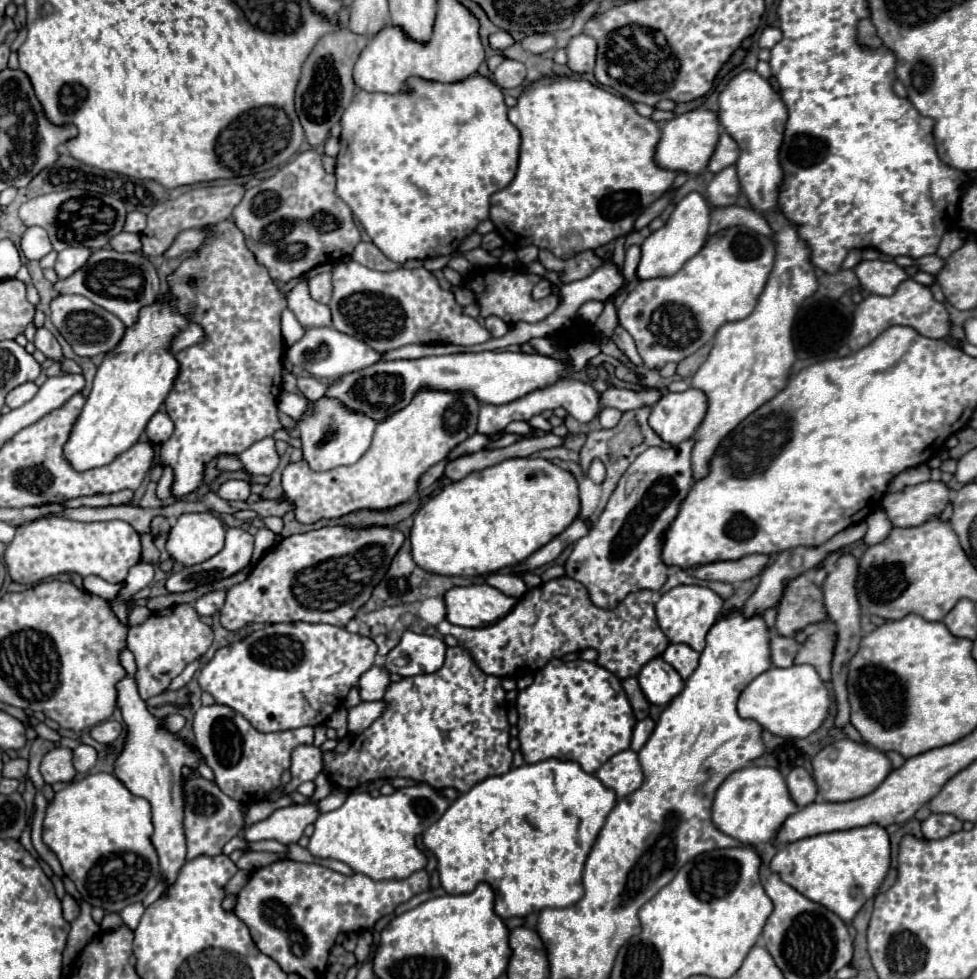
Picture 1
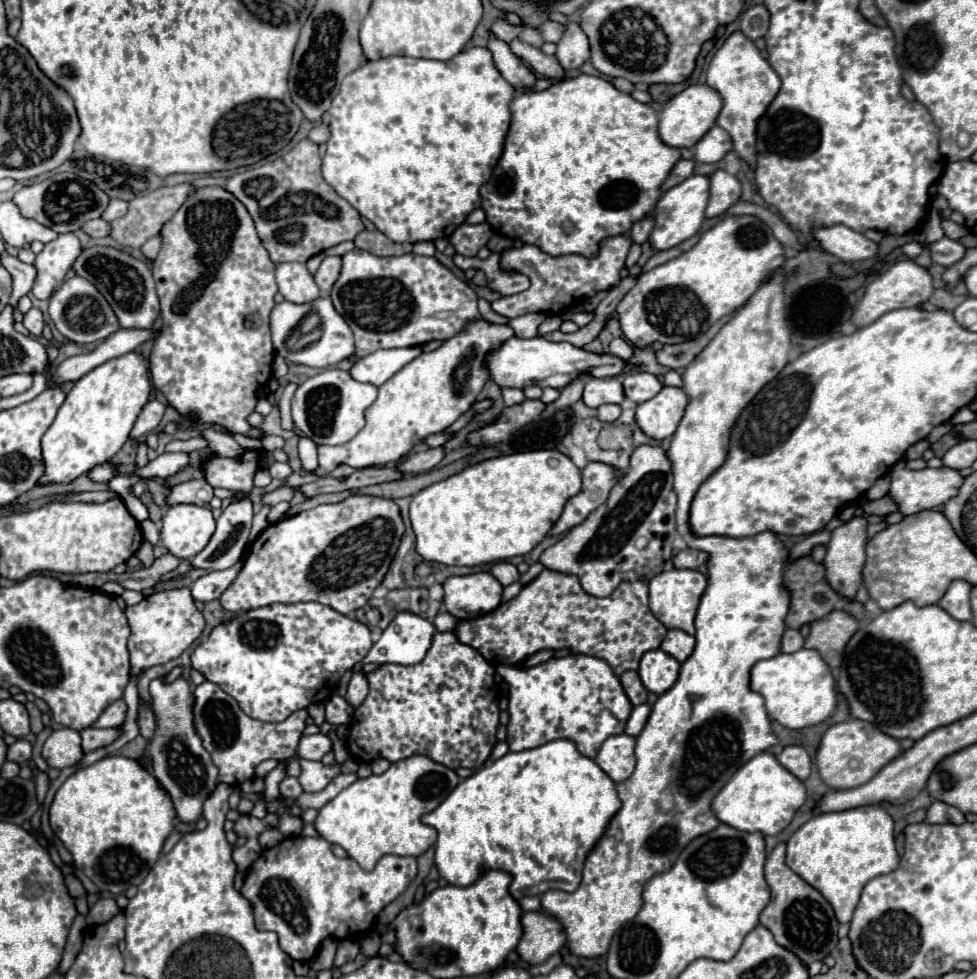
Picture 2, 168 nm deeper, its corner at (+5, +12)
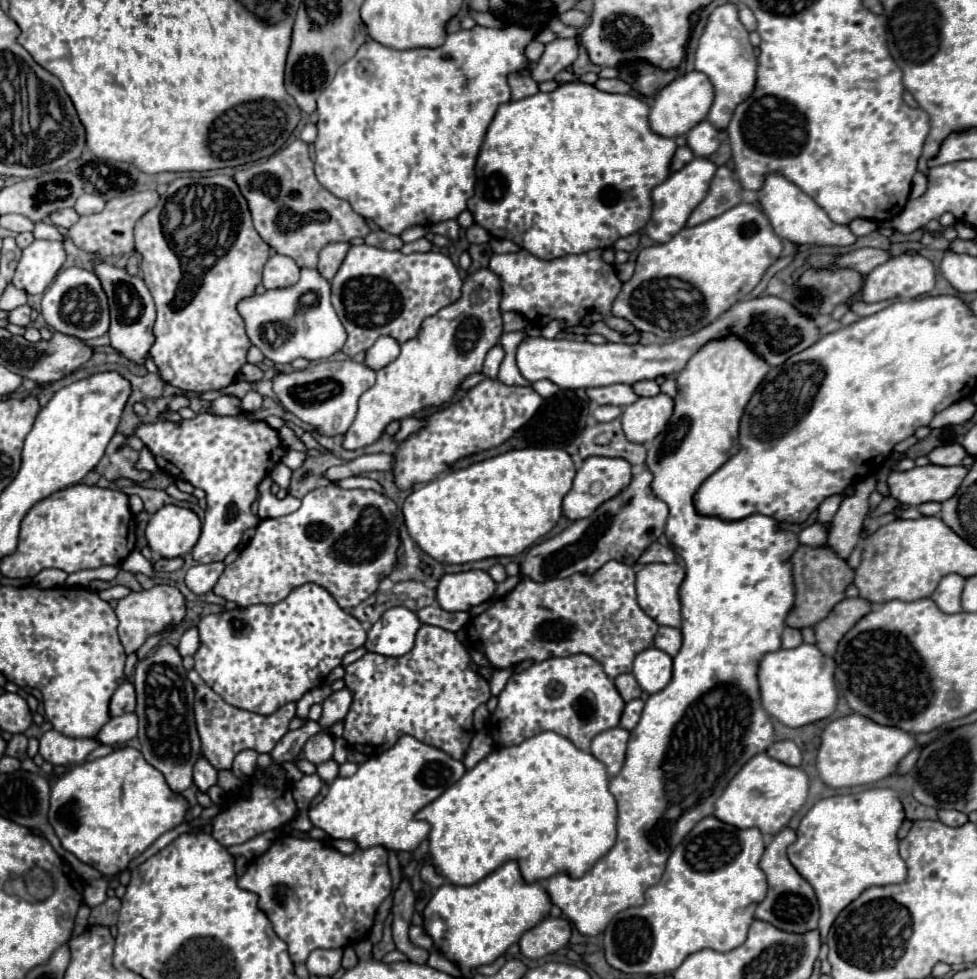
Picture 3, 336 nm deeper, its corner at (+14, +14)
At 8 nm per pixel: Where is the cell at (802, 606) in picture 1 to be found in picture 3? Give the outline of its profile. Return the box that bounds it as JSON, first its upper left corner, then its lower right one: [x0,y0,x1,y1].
[787,545,855,629]

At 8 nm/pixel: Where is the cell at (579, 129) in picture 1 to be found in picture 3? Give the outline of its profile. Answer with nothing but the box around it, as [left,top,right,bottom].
[467,81,677,259]

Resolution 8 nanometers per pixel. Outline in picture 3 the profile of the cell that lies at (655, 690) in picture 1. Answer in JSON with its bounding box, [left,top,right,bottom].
[633,647,673,693]

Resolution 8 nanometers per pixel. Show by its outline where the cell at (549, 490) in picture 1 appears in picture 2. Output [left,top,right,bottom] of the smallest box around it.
[410,449,580,565]

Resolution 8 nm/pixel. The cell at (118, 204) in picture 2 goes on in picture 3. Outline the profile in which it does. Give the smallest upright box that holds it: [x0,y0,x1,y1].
[73,193,105,215]

